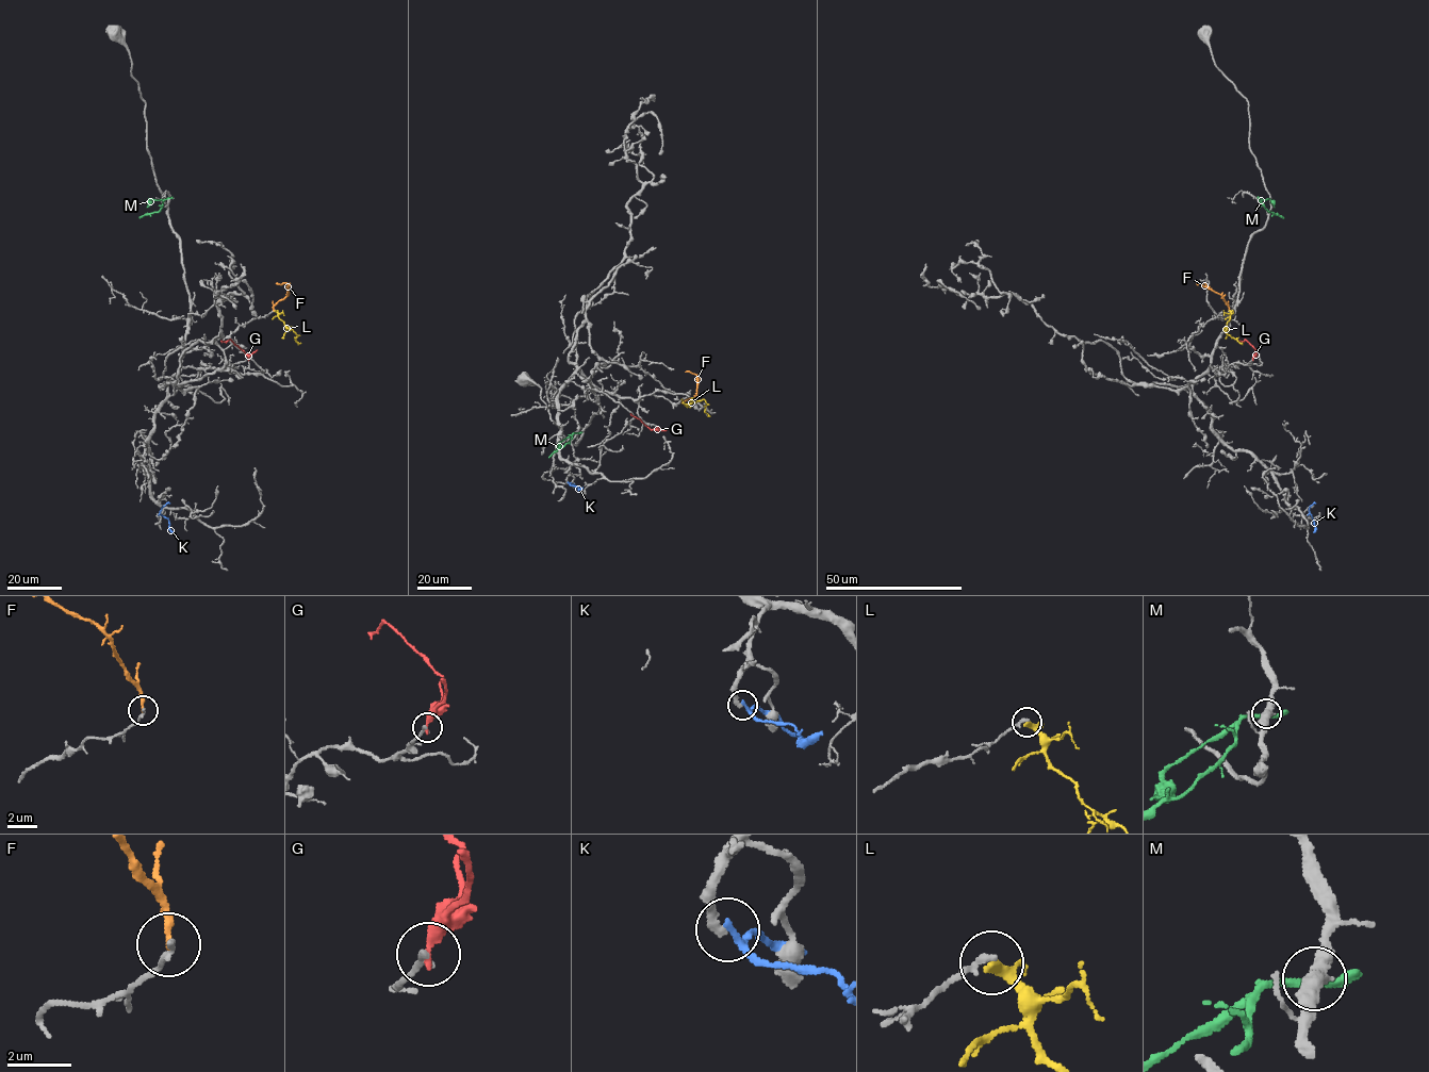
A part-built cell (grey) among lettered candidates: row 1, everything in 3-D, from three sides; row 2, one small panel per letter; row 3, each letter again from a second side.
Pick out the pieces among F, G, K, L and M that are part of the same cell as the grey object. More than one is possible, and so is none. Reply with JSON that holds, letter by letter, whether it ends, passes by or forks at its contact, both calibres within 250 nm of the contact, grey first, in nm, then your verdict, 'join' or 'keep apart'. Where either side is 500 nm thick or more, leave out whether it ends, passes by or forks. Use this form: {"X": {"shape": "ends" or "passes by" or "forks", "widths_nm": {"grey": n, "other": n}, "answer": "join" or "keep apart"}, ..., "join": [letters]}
{"F": {"shape": "ends", "widths_nm": {"grey": 200, "other": 240}, "answer": "keep apart"}, "G": {"shape": "ends", "widths_nm": {"grey": 240, "other": 360}, "answer": "keep apart"}, "K": {"shape": "passes by", "widths_nm": {"grey": 300, "other": 180}, "answer": "keep apart"}, "L": {"shape": "passes by", "widths_nm": {"grey": 180, "other": 240}, "answer": "keep apart"}, "M": {"shape": "passes by", "widths_nm": {"grey": 360, "other": 280}, "answer": "keep apart"}, "join": []}

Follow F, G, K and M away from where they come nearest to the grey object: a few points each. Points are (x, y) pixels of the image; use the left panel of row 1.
F: (274, 310), (284, 298), (288, 285), (276, 283)
G: (248, 359), (230, 340), (222, 341)
K: (158, 514), (168, 520), (174, 532)
M: (168, 198), (158, 212), (138, 218)

